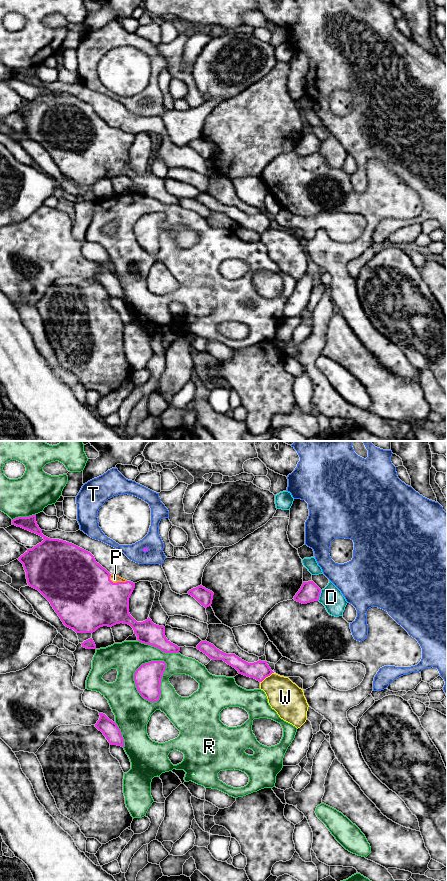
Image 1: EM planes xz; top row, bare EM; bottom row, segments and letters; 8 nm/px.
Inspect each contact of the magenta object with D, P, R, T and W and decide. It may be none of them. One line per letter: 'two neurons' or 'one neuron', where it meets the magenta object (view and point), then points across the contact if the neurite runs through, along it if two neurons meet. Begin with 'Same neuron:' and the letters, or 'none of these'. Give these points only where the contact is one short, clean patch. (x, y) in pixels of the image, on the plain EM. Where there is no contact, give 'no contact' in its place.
Same neuron: P
D: two neurons; meets magenta in xz at (319, 147); border along xz (321, 142), (317, 152)
P: one neuron; meets magenta in xz at (117, 134)
R: two neurons; meets magenta in xz at (160, 233)
T: two neurons; meets magenta in xz at (147, 101)
W: two neurons; meets magenta in xz at (266, 228); border along xz (273, 224), (260, 234)

